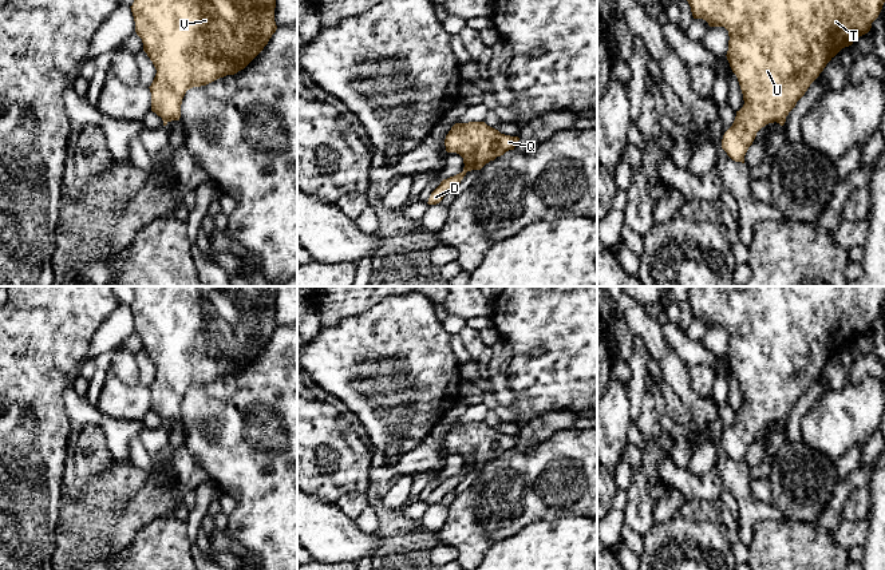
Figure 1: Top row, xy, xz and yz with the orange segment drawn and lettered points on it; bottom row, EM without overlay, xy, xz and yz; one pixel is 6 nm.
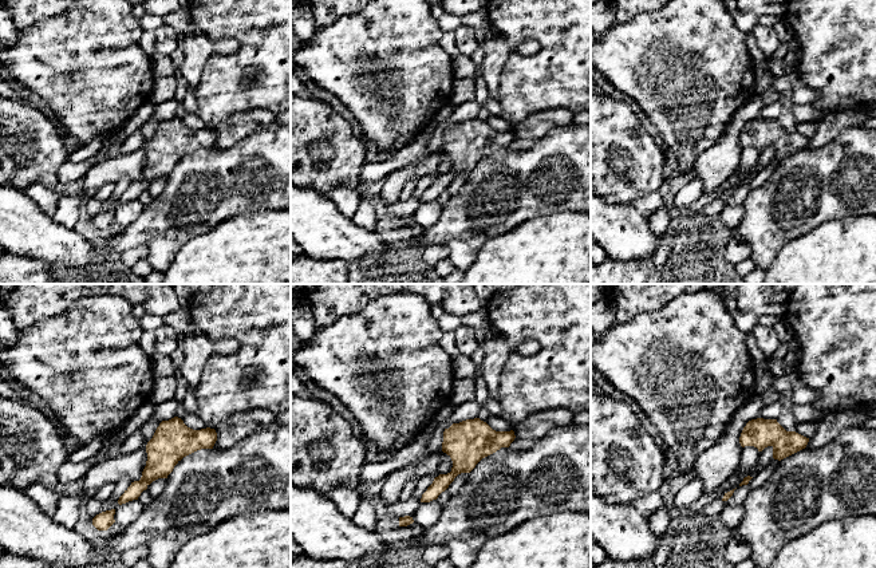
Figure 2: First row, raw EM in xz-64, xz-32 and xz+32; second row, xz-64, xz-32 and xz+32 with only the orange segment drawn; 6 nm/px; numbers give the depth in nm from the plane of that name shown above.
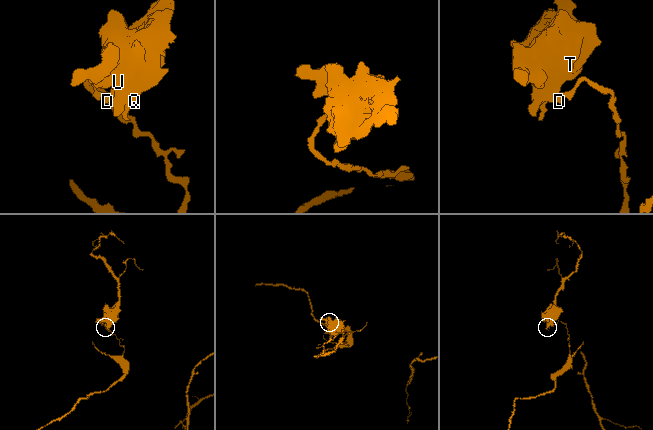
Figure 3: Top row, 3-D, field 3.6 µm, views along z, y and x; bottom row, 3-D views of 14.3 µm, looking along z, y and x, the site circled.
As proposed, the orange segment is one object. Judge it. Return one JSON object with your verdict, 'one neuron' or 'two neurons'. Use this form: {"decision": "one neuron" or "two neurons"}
{"decision": "two neurons"}

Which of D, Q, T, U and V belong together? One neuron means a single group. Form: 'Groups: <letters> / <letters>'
Groups: D / Q T U V

